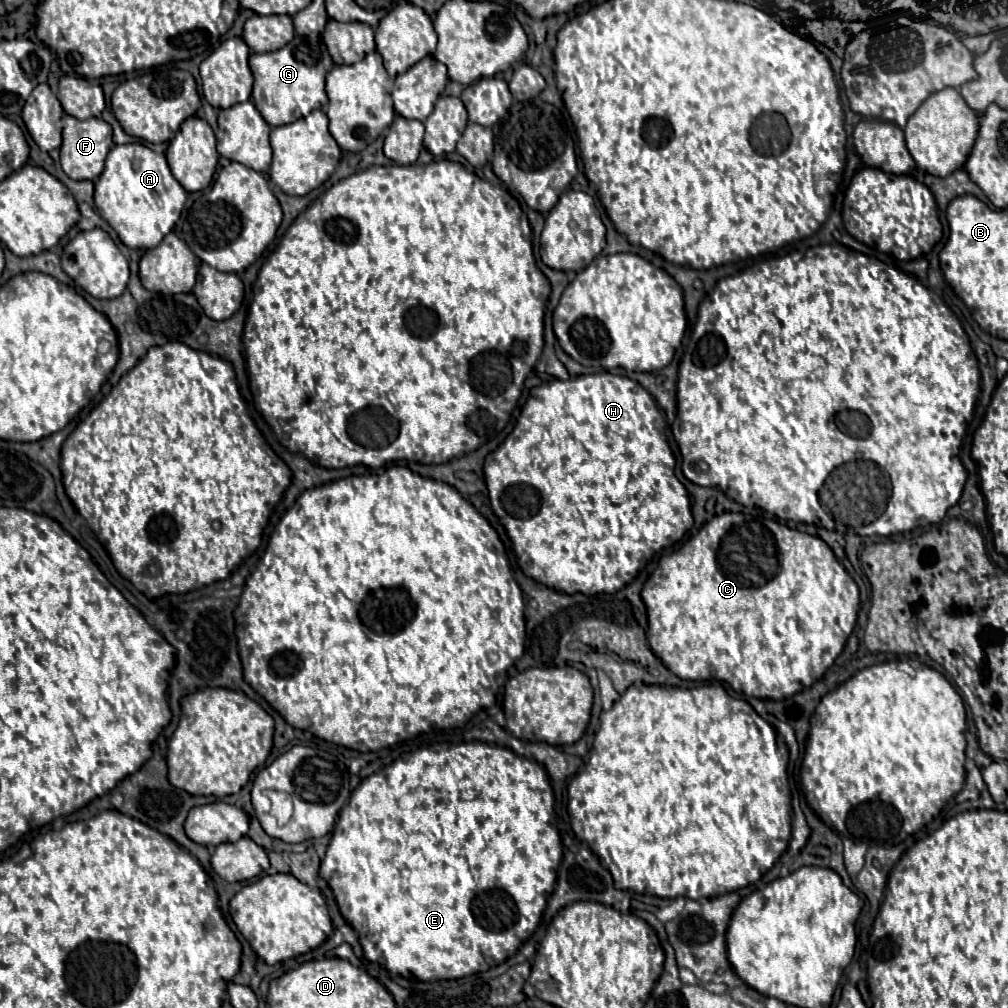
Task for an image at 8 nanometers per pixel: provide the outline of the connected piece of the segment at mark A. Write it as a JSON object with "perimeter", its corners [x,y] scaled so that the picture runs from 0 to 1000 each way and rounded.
{"perimeter":[[[133,141],[109,147],[103,171],[95,181],[93,198],[99,214],[117,230],[127,246],[155,246],[177,220],[185,188],[171,175],[163,153],[155,153],[147,145]]]}

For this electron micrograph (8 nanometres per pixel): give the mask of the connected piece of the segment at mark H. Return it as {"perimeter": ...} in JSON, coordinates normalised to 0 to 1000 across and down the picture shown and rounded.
{"perimeter":[[[605,369],[581,371],[566,374],[565,377],[548,377],[526,387],[526,393],[518,405],[518,411],[510,427],[490,448],[482,452],[480,457],[480,474],[484,492],[486,492],[486,502],[490,510],[496,514],[498,522],[502,524],[510,540],[514,560],[522,571],[530,573],[532,577],[544,583],[550,583],[562,589],[571,589],[571,587],[607,589],[619,583],[621,579],[625,579],[639,558],[643,558],[655,546],[669,542],[687,524],[688,514],[685,508],[685,494],[683,494],[681,484],[675,480],[675,476],[669,470],[669,452],[657,431],[657,425],[659,425],[659,413],[651,397],[633,379],[621,373],[609,373]]]}

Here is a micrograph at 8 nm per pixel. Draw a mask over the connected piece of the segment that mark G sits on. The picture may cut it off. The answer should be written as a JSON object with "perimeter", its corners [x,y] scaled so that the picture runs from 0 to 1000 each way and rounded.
{"perimeter":[[[292,36],[290,42],[272,52],[248,54],[248,69],[252,73],[250,101],[258,107],[258,113],[270,127],[288,123],[298,115],[306,115],[310,109],[325,103],[321,77],[329,65],[329,58],[321,48],[321,42],[308,40],[304,36]]]}

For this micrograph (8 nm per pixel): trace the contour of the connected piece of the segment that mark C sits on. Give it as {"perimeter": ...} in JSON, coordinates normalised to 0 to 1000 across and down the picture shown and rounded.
{"perimeter":[[[718,508],[714,512],[708,512],[675,546],[663,552],[657,552],[653,563],[649,565],[649,569],[641,575],[637,583],[637,595],[641,599],[643,611],[641,625],[643,639],[665,667],[669,667],[673,673],[679,673],[679,675],[710,673],[710,675],[722,677],[728,685],[738,687],[740,690],[764,692],[764,694],[776,694],[780,690],[788,690],[790,687],[804,683],[808,677],[815,673],[815,669],[826,660],[829,651],[835,647],[839,633],[843,631],[849,619],[849,609],[853,603],[853,589],[849,577],[839,569],[839,565],[827,554],[825,546],[821,544],[817,536],[808,534],[804,530],[796,530],[768,516],[748,516],[748,514],[740,514],[738,510],[728,510],[728,508]]]}

